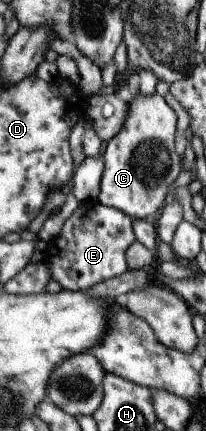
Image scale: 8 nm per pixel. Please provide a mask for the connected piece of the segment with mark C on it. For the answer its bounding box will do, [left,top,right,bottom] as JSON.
[95,93,180,220]

